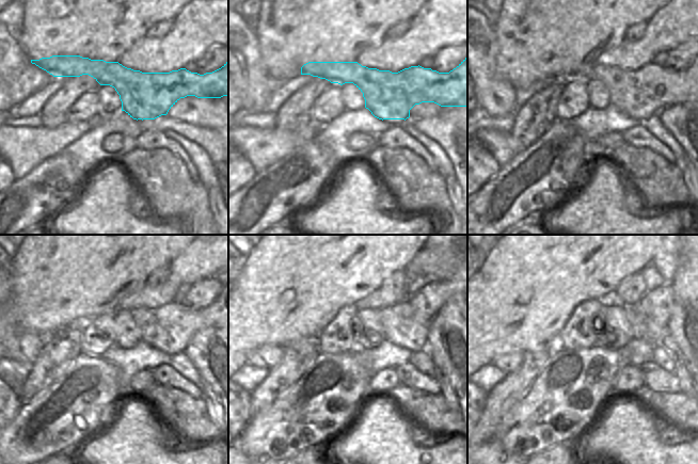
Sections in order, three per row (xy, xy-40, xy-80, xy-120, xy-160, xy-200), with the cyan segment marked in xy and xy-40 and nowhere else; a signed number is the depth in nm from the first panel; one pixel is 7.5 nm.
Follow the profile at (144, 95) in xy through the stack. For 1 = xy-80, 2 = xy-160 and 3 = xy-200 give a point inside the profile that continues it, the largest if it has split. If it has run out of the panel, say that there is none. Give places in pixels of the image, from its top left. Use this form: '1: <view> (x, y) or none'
1: xy-80 (639, 94)
2: xy-160 (400, 328)
3: xy-200 (644, 329)

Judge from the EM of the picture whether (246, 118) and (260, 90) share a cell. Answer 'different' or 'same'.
different

